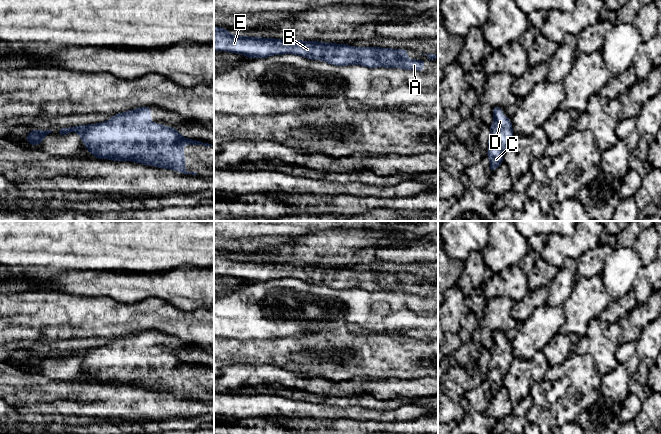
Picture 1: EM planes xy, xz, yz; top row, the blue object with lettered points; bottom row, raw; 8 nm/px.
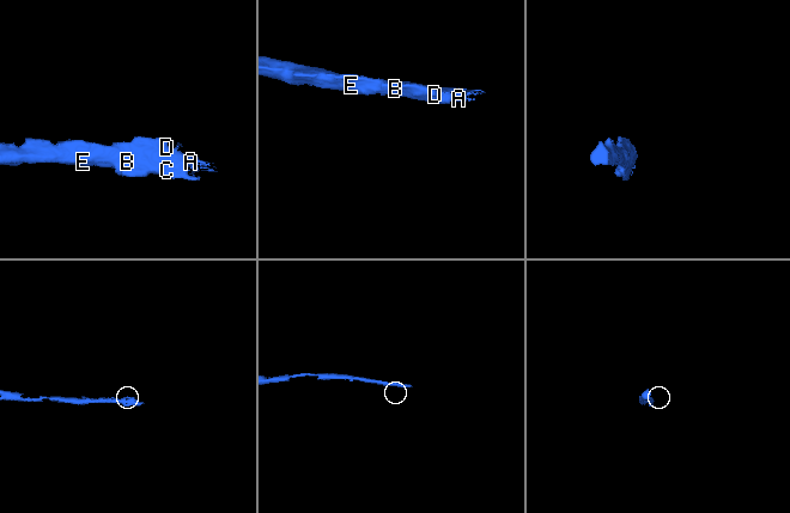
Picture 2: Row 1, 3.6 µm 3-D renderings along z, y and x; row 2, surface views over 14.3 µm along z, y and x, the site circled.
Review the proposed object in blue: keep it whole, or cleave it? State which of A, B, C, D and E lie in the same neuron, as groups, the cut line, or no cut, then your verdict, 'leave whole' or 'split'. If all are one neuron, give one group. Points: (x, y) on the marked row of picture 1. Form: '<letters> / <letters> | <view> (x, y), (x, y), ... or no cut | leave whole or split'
A B C D E | no cut | leave whole

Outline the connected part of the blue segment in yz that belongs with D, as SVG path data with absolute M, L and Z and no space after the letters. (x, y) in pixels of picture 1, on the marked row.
M493 107L494 122L490 125L491 136L488 140L487 156L490 159L489 172L495 171L503 162L503 154L515 134L510 118L503 115L501 107Z

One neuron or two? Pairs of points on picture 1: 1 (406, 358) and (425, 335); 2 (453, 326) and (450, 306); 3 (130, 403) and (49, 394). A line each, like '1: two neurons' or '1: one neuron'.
1: two neurons
2: one neuron
3: one neuron

